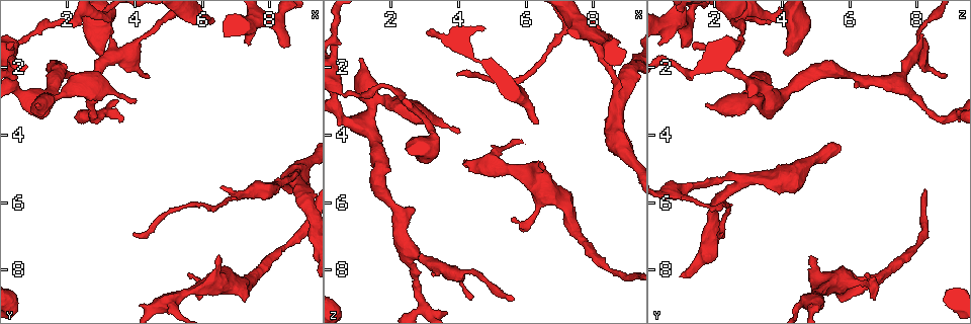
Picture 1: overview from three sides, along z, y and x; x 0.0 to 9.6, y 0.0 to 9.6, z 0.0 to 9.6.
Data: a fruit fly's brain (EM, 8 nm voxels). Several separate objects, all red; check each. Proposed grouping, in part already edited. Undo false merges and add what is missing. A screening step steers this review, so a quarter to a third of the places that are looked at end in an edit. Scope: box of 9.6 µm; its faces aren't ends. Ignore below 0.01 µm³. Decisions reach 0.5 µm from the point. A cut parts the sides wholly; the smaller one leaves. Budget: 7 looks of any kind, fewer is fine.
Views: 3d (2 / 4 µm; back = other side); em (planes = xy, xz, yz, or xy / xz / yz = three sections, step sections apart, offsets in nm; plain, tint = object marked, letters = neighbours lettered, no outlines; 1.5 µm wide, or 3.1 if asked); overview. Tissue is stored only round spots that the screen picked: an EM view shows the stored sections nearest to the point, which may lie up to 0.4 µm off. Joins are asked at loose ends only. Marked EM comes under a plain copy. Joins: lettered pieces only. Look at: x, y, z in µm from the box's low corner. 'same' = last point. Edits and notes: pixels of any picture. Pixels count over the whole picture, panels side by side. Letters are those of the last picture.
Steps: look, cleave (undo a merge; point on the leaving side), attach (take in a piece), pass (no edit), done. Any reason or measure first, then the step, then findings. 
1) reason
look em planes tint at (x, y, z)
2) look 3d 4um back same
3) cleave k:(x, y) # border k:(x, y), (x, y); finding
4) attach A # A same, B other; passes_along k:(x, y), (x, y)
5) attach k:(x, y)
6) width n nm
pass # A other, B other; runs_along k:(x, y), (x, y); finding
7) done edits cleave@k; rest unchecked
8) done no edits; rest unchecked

thin end
look 3d 4um at (4.45, 2.20, 8.80)

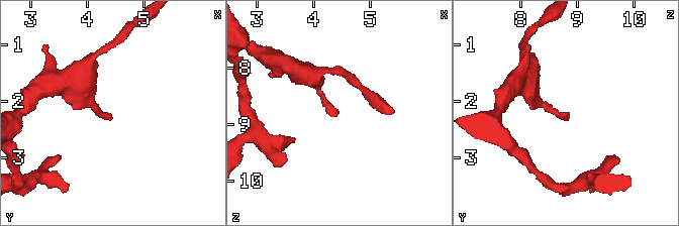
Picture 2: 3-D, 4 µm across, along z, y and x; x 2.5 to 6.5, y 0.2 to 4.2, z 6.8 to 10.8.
look em yz step 4 tint at (4.40, 2.20, 8.80)

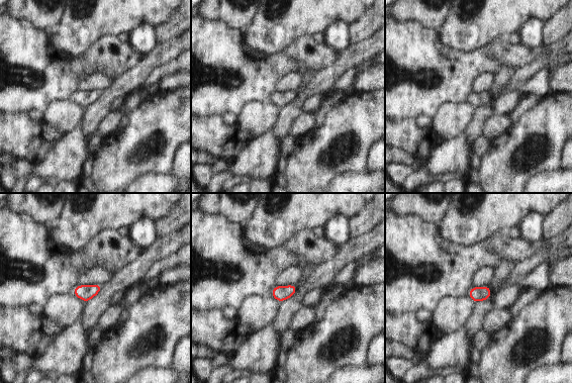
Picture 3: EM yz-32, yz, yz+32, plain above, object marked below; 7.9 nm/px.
look em planes letters same

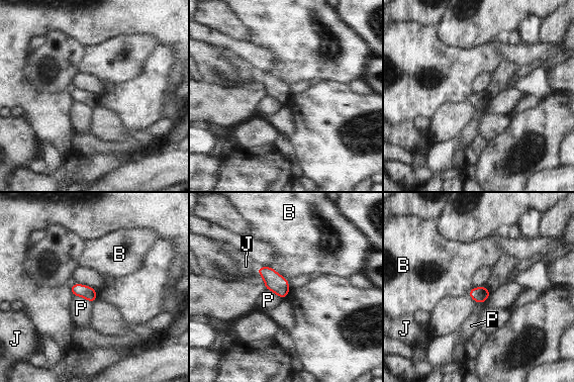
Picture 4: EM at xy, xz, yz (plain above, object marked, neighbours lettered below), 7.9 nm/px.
width 110 nm
pass # B other, J other, P other; border 4:(271, 267), (287, 279); no lettered piece goes on from it

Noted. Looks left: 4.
end of a long branch
look em planes letters at (3.95, 6.95, 2.20)

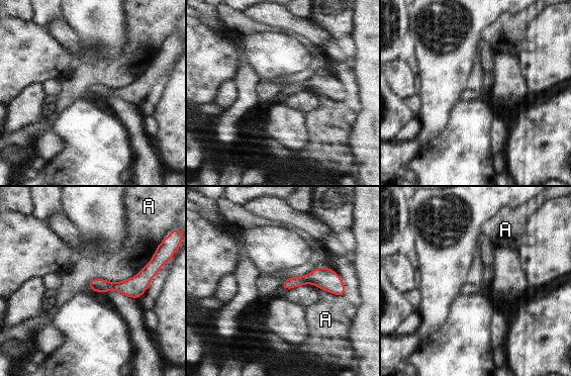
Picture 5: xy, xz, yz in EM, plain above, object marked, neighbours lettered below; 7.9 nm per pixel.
width 90 nm
pass # A other; runs_along 5:(149, 272), (134, 286), (91, 285); no lettered piece goes on from it

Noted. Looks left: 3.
end of a long branch
look 3d 2um at (4.10, 2.95, 3.95)

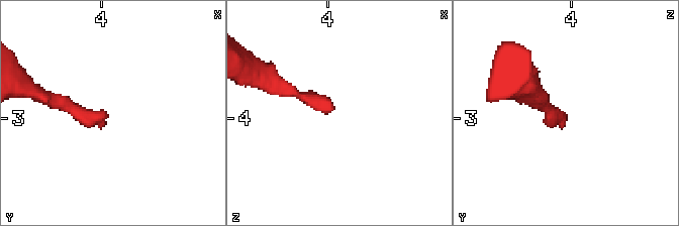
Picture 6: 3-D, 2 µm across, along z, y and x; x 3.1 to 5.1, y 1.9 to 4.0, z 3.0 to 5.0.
look em xz step 4 tint at (4.04, 2.96, 3.90)

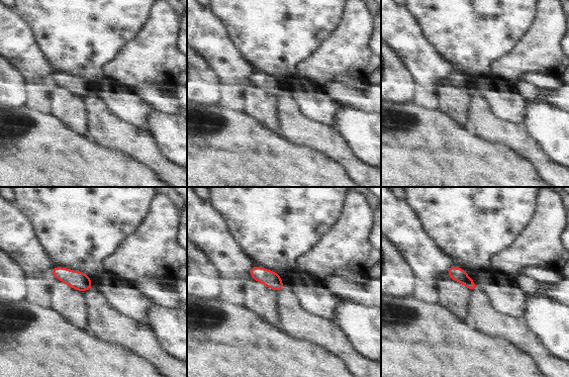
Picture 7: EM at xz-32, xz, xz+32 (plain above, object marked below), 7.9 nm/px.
another direction
look em planes letters same

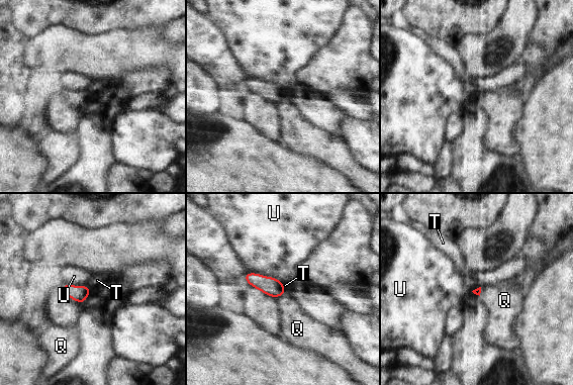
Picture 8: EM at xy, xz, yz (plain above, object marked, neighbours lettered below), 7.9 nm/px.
longest_contact U 300 nm
pass # Q other, T other, U other; border 8:(85, 285), (91, 291); none of them fits

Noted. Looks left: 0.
done no edits; rest unchecked

